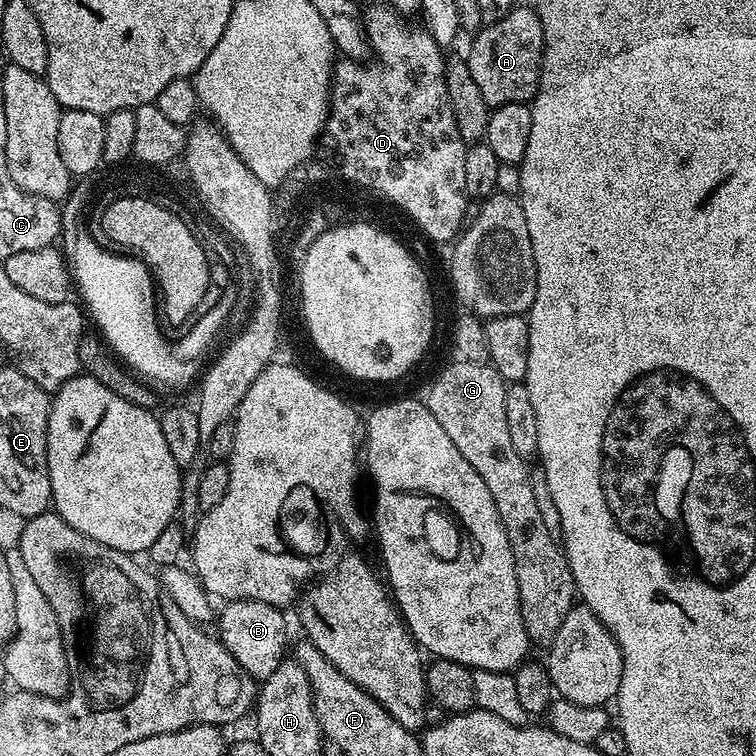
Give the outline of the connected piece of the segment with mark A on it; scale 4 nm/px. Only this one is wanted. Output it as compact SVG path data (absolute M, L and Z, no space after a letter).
M514 6L509 12L496 18L493 24L486 24L479 29L481 32L472 40L472 49L468 52L468 66L466 65L466 72L473 76L476 84L482 85L485 102L489 106L499 106L523 104L535 100L536 91L540 88L540 68L544 64L544 31L535 7Z

